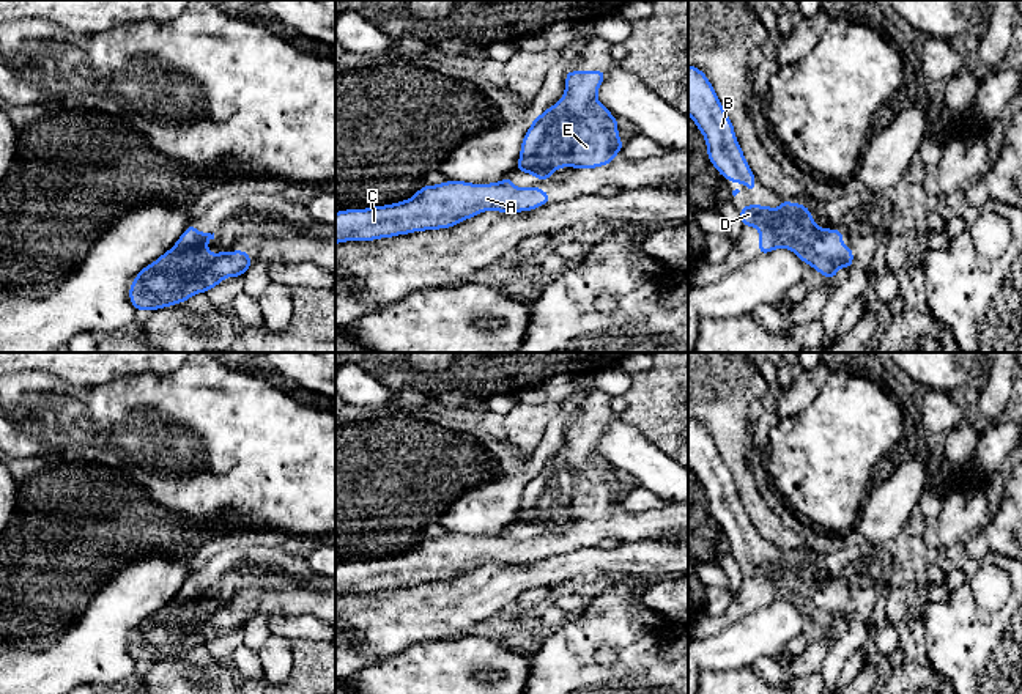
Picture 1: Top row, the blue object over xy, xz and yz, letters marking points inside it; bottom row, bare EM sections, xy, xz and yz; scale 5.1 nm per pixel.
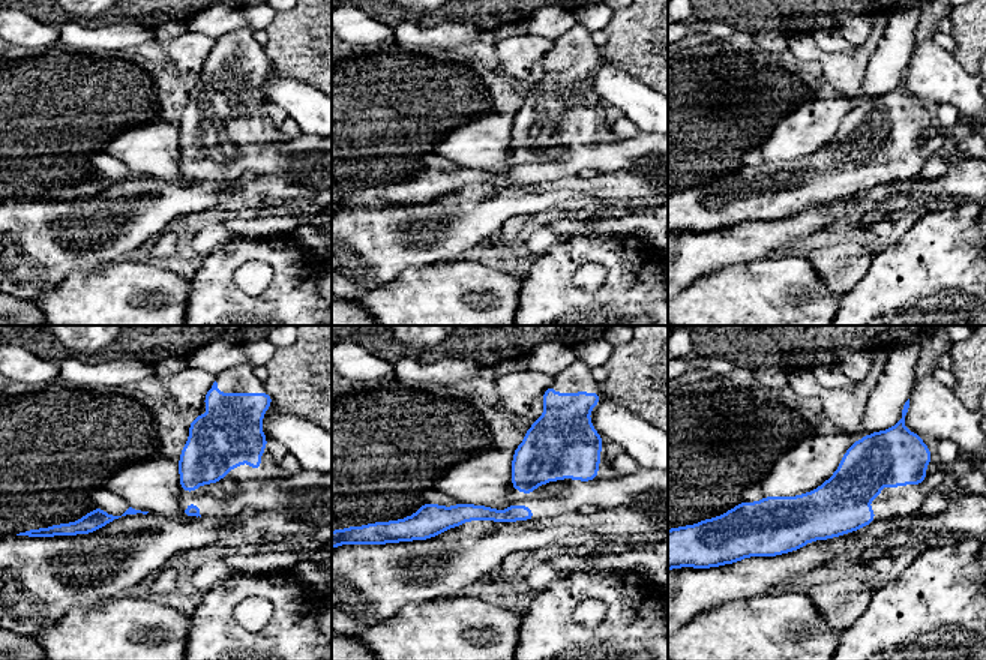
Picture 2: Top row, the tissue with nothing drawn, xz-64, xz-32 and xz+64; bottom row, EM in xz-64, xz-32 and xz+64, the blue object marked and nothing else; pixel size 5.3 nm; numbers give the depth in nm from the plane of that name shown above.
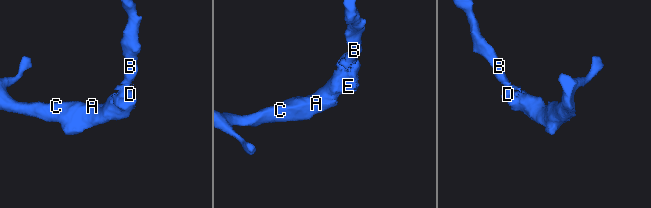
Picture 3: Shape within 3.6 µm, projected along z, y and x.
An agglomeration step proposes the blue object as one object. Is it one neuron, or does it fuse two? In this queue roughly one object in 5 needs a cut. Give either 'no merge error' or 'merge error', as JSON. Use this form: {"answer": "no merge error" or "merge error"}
{"answer": "no merge error"}

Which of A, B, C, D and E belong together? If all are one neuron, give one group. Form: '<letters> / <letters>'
A B C D E

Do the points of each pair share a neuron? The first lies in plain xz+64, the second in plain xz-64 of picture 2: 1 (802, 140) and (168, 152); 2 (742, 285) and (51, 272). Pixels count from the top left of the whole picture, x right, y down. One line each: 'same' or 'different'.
1: same
2: different

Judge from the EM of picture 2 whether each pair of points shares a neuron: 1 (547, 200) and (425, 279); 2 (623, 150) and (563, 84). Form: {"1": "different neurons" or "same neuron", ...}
{"1": "different neurons", "2": "same neuron"}

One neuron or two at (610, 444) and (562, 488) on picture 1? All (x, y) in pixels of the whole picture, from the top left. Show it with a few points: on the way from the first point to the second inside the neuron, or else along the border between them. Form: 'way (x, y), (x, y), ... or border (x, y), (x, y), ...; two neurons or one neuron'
border (605, 424), (597, 452), (618, 472); two neurons

